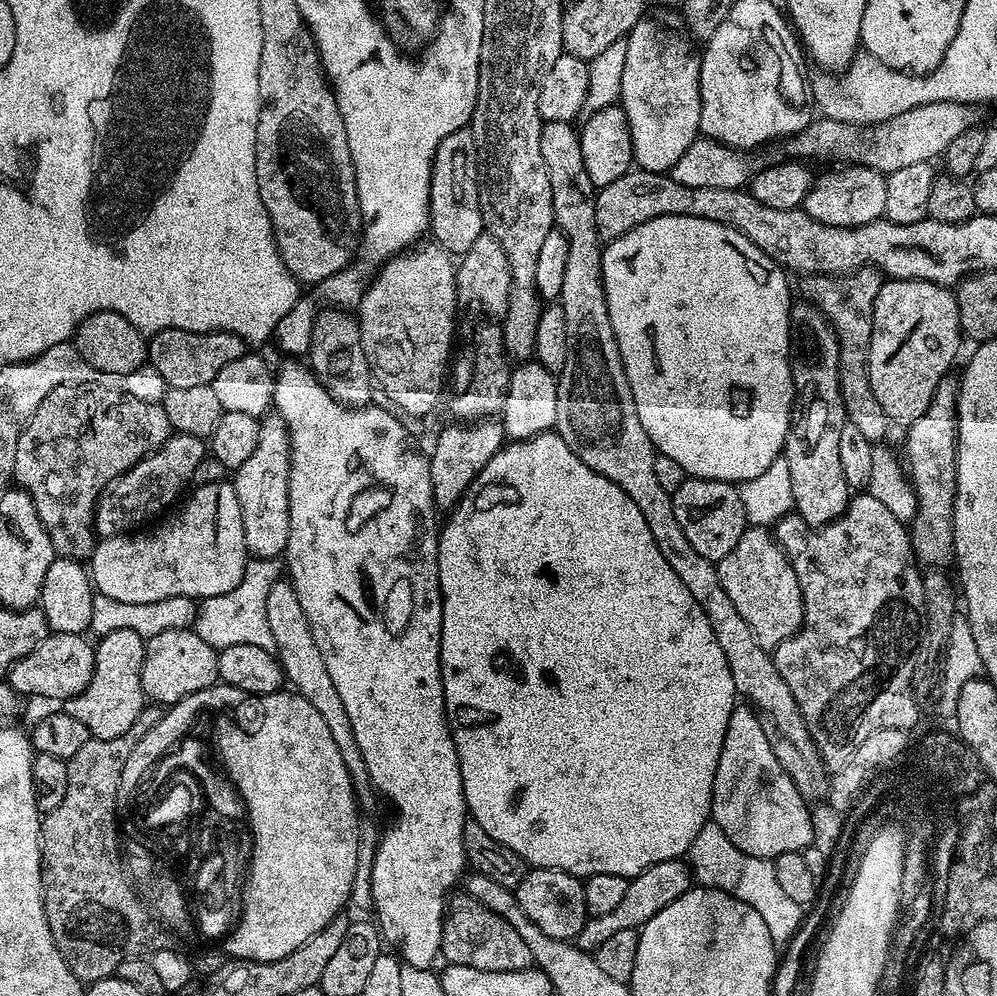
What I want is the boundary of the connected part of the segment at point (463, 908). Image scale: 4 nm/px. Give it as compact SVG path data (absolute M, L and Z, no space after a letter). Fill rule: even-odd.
M467 894L453 895L447 901L444 914L444 933L440 956L449 964L470 966L487 972L517 972L533 967L529 947L506 918L487 909L482 902Z

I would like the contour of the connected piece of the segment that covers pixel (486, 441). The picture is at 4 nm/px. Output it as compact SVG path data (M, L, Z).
M492 418L473 424L452 424L439 434L428 456L432 500L440 512L452 511L460 503L474 478L482 472L490 458L502 449L506 440L503 423Z

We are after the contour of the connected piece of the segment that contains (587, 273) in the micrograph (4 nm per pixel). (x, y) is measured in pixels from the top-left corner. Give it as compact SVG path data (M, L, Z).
M550 120L540 129L542 162L546 162L546 174L550 177L554 224L568 243L566 275L562 277L562 290L558 297L566 318L566 366L558 373L556 382L558 414L555 431L564 439L566 446L574 450L582 462L586 462L589 472L610 478L610 482L634 498L634 506L642 510L642 518L646 518L646 526L650 526L650 534L654 534L654 542L658 544L658 550L662 550L662 558L670 562L674 574L678 574L686 590L690 590L694 602L702 606L702 614L710 618L714 638L718 638L718 646L722 646L722 654L726 654L737 693L743 699L745 696L749 705L759 709L768 722L794 743L813 773L819 773L822 768L820 754L802 718L802 710L798 710L798 702L794 702L794 694L790 694L790 686L786 686L782 674L778 674L769 649L758 646L754 630L746 626L746 618L738 614L734 602L730 602L726 590L722 590L716 564L702 558L702 554L690 546L686 534L682 534L678 518L674 518L672 497L662 490L654 474L657 453L646 430L642 430L642 422L638 422L634 394L630 394L630 382L626 378L606 306L600 257L602 241L594 218L598 190L590 182L590 174L586 174L586 162L582 162L580 133L572 127L566 120Z

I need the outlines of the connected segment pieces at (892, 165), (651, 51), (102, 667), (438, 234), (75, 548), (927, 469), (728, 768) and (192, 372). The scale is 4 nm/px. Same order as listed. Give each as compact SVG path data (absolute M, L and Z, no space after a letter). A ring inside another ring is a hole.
M932 102L914 110L906 110L906 114L898 114L898 118L885 120L883 124L857 126L843 124L823 118L813 119L808 127L787 137L787 155L799 158L804 162L824 160L827 156L847 162L852 166L873 168L882 173L902 170L902 166L914 166L918 162L932 162L943 157L950 142L958 138L967 128L977 123L977 109L971 104L958 102Z
M642 18L626 37L626 66L622 70L619 107L623 108L632 135L632 159L645 172L667 173L701 135L700 56L683 31L675 32L656 20Z
M128 629L114 630L95 641L94 674L90 682L77 696L71 696L62 704L63 712L78 718L78 722L86 726L91 739L122 738L146 707L142 686L145 643L144 638Z
M471 127L459 128L454 134L442 138L432 160L432 177L430 178L430 198L428 199L428 222L430 236L449 254L463 254L478 242L480 236L485 235L480 209L480 184L476 181L476 143L472 137Z
M63 384L42 398L38 410L34 410L18 438L12 475L15 483L32 495L38 518L46 534L50 534L50 542L57 556L81 562L91 557L98 546L96 504L100 501L100 493L110 481L117 480L139 460L160 449L173 432L163 403L142 402L142 398L134 398L110 386Z
M949 374L942 382L938 382L938 390L934 390L934 398L930 406L926 406L926 414L918 418L913 424L907 425L908 441L904 448L908 451L906 472L910 477L912 491L916 493L916 516L910 521L910 537L912 550L917 561L924 566L948 566L953 563L952 549L952 507L956 497L956 393L958 380Z
M737 706L730 714L718 770L714 770L710 820L722 826L722 834L738 850L774 858L783 852L803 852L813 843L812 812L806 796L780 768L763 728L761 717L751 707Z
M167 328L161 332L151 333L148 340L147 363L162 374L169 388L178 386L206 386L229 362L235 362L246 355L246 341L232 332L195 332Z

